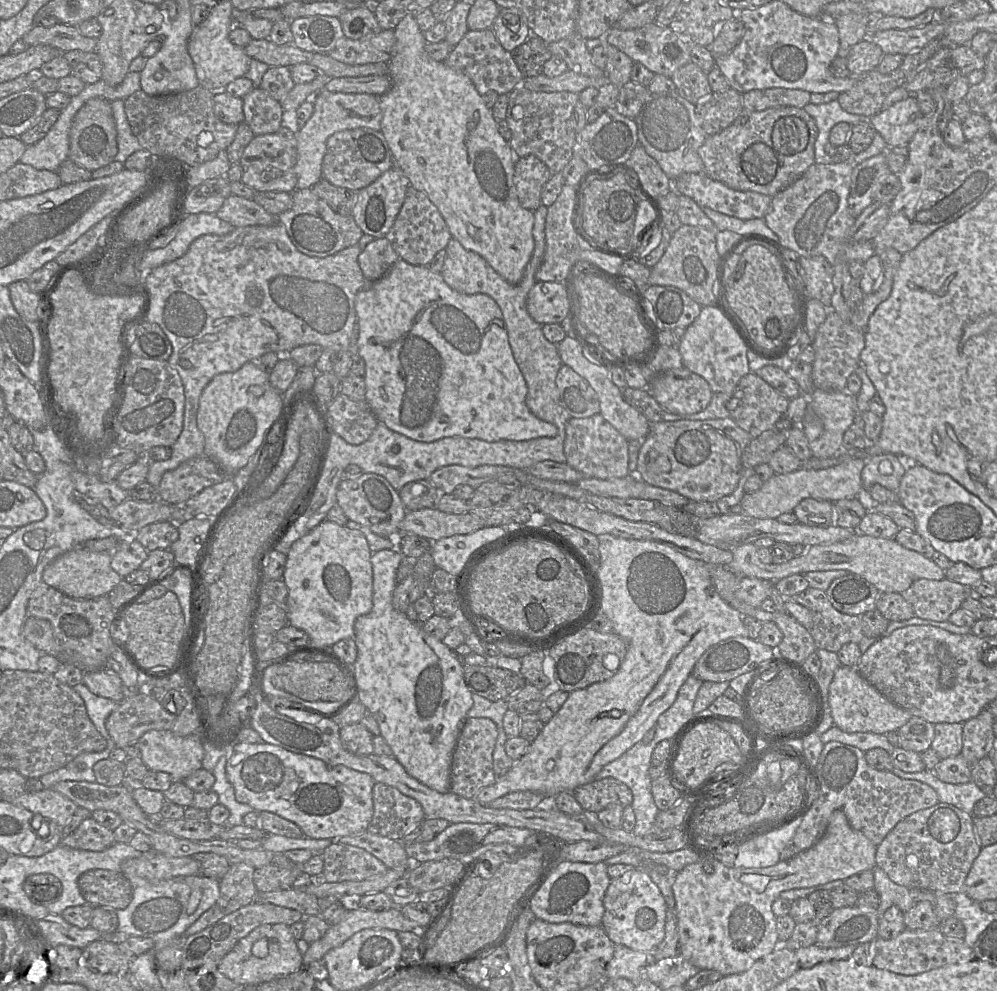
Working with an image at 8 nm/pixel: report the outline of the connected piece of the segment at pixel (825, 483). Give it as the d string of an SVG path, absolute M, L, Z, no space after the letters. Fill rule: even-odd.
M853 457L825 469L799 469L786 474L774 474L763 482L759 490L743 495L740 502L743 514L760 519L776 519L781 514L792 512L803 499L813 498L833 503L842 499L854 499L862 490L861 471L865 462L865 459Z

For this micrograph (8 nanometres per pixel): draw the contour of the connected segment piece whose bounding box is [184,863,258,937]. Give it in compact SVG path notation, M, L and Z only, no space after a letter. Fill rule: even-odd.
M236 863L221 878L220 896L216 903L204 912L184 935L189 937L214 924L224 916L253 903L258 890L253 882L255 868L245 863Z

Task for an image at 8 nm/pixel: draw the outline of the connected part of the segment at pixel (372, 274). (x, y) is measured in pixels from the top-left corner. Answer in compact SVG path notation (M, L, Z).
M379 237L362 249L358 264L365 279L373 283L384 276L399 259L390 241L386 237Z

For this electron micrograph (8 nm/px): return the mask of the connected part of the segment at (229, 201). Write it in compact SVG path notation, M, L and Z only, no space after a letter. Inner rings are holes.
M231 194L226 198L221 208L215 213L221 220L235 227L272 225L277 217L268 213L253 200Z

